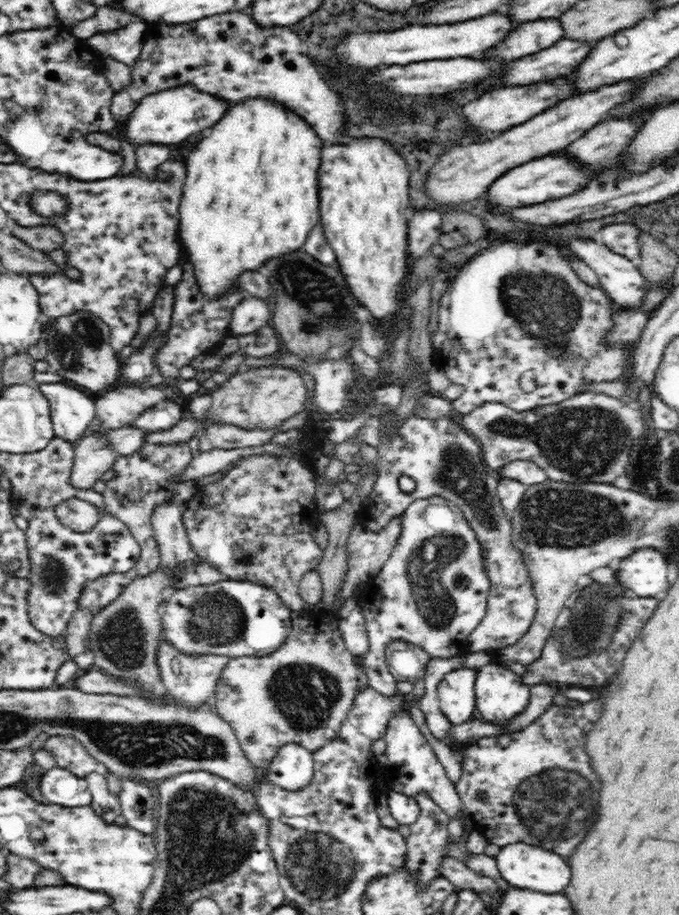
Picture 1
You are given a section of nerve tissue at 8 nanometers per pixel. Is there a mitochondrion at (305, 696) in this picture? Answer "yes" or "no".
yes

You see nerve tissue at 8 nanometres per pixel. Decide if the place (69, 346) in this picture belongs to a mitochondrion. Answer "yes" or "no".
yes

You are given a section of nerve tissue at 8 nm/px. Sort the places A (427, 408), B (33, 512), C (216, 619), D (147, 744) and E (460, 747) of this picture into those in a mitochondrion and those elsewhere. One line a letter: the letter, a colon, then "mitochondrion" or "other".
A: other
B: other
C: mitochondrion
D: mitochondrion
E: other

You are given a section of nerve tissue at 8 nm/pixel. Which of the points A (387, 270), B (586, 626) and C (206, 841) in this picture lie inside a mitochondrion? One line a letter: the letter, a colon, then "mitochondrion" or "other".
A: other
B: mitochondrion
C: mitochondrion

